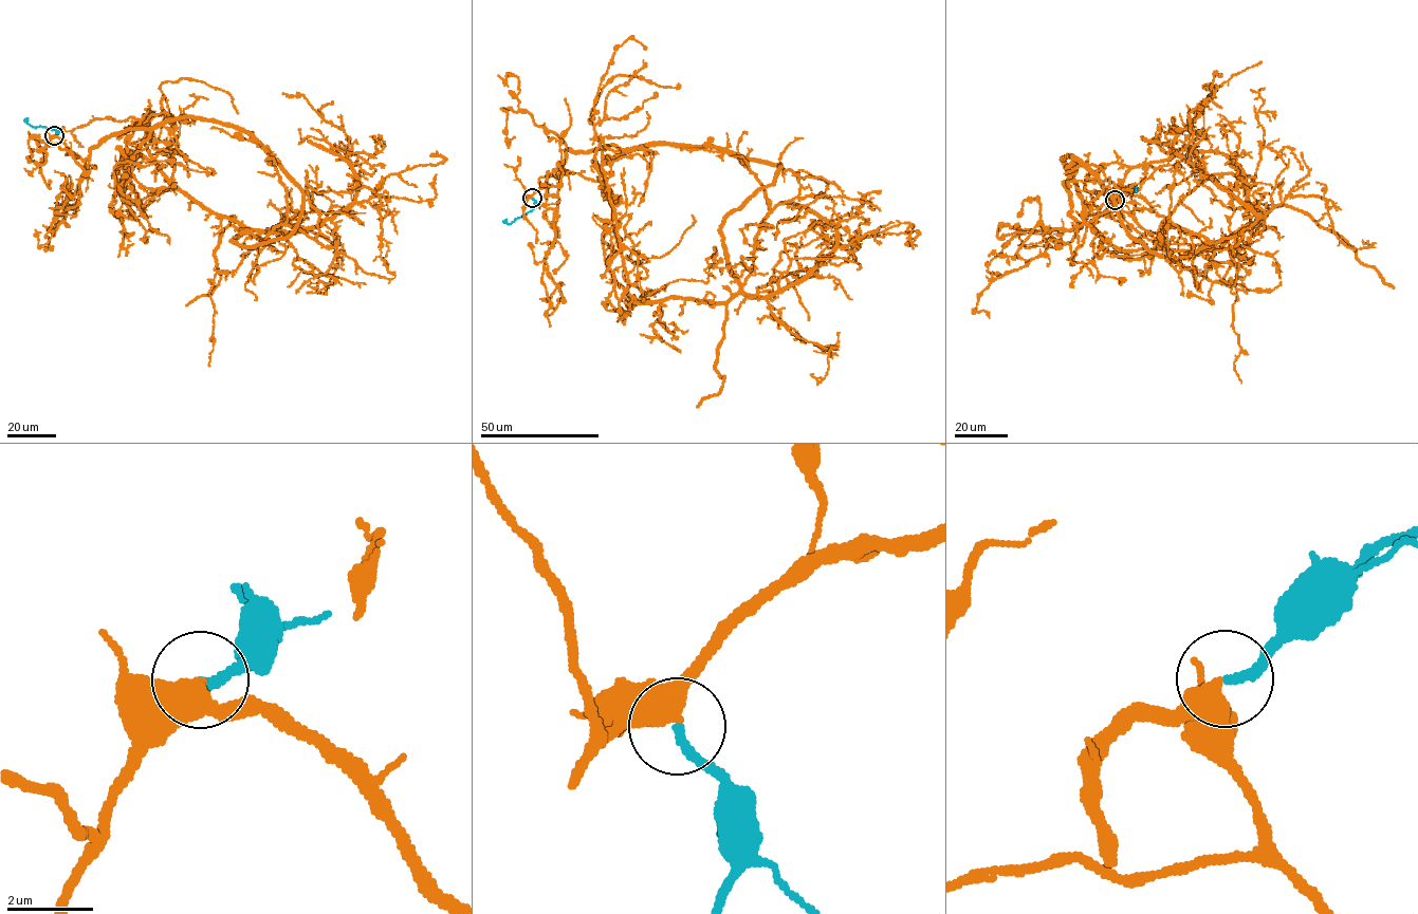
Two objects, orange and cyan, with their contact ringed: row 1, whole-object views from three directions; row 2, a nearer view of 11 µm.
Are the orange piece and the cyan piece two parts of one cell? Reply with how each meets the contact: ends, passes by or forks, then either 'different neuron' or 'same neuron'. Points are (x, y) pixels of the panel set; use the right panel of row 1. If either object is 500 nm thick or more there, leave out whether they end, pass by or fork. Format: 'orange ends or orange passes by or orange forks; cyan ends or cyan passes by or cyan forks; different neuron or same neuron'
orange passes by; cyan ends; same neuron

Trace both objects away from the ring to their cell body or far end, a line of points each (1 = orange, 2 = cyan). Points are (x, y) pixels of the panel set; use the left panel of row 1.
1: (54, 135), (84, 160), (182, 117), (250, 132), (287, 192), (264, 243), (355, 196), (332, 101)
2: (54, 135), (54, 129), (30, 125), (29, 118)

